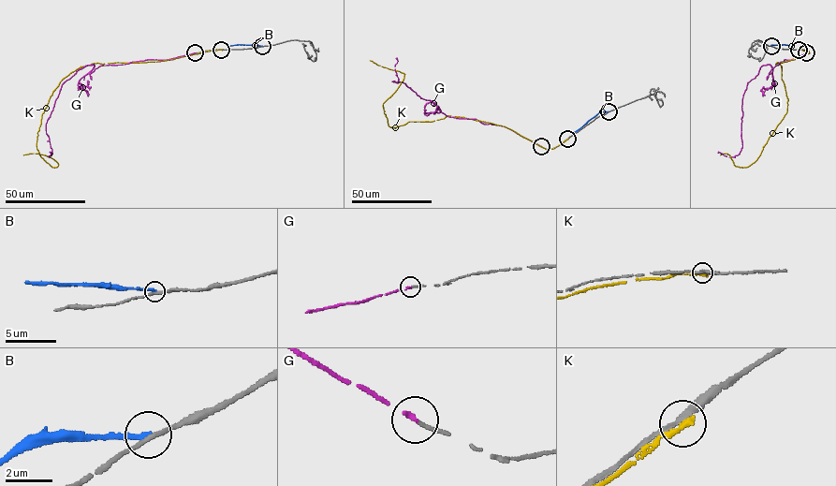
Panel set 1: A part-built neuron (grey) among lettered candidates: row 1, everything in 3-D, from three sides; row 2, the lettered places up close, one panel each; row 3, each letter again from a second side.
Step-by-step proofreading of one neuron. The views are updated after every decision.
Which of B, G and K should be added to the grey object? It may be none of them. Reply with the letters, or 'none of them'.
G

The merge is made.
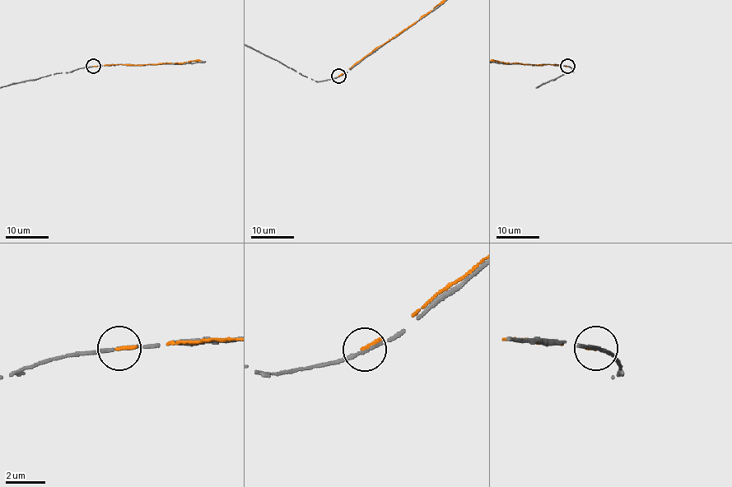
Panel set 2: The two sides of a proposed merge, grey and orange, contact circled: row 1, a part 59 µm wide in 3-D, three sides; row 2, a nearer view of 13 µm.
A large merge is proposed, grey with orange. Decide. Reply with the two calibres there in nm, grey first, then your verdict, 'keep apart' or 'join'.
150 nm thick on the grey side, 170 nm on the other; keep apart

